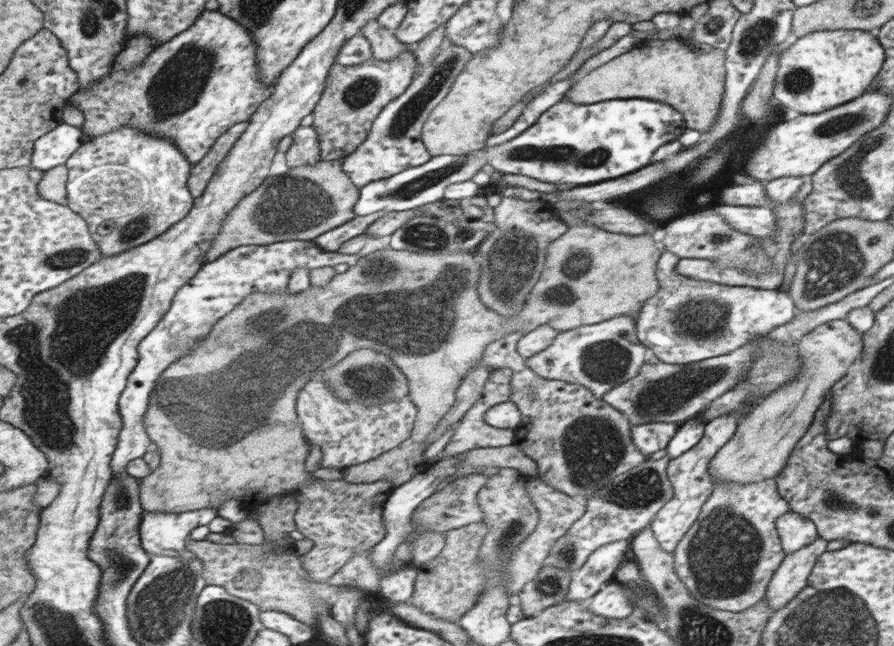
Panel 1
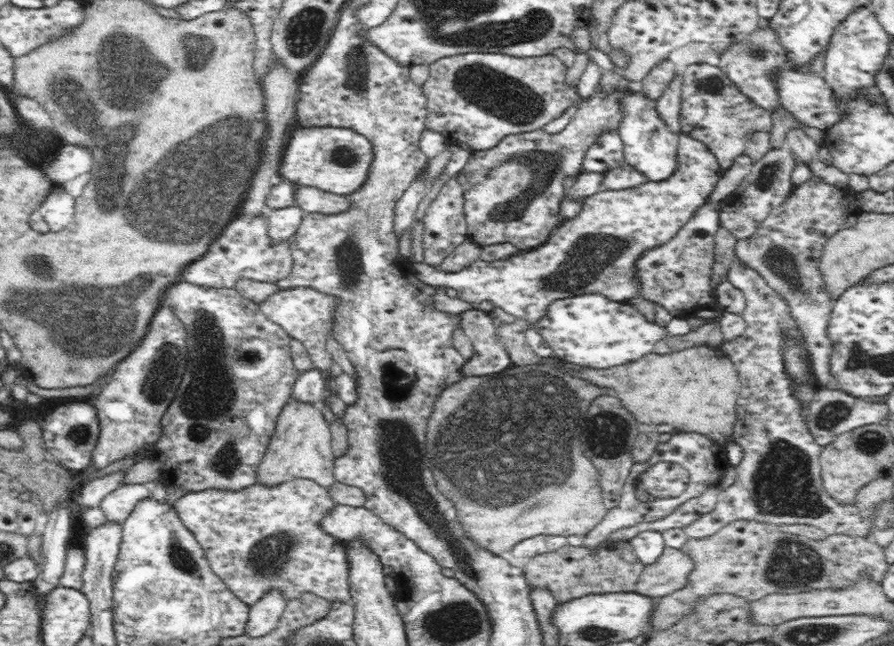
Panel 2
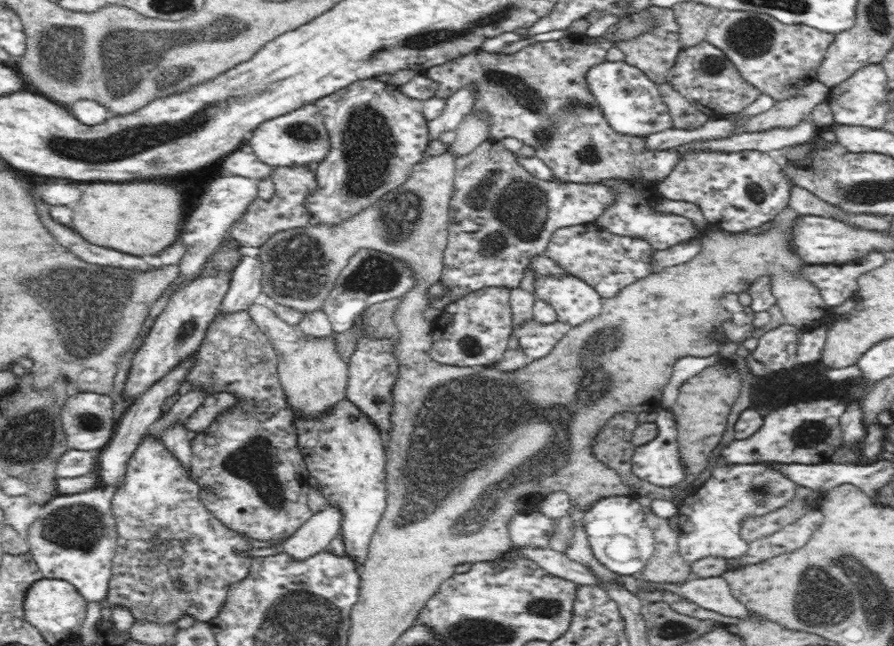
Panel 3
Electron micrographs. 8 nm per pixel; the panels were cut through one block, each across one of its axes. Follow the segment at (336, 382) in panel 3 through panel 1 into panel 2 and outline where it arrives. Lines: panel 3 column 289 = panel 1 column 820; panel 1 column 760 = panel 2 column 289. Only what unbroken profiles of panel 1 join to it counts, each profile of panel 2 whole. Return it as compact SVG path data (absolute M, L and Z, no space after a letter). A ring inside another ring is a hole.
M290 400L286 408L282 408L282 416L278 416L276 434L270 440L270 446L264 450L262 464L258 468L256 484L274 488L280 484L290 484L294 480L312 480L322 488L332 488L336 484L334 478L334 464L336 456L332 454L332 434L330 426L322 412L308 402Z

